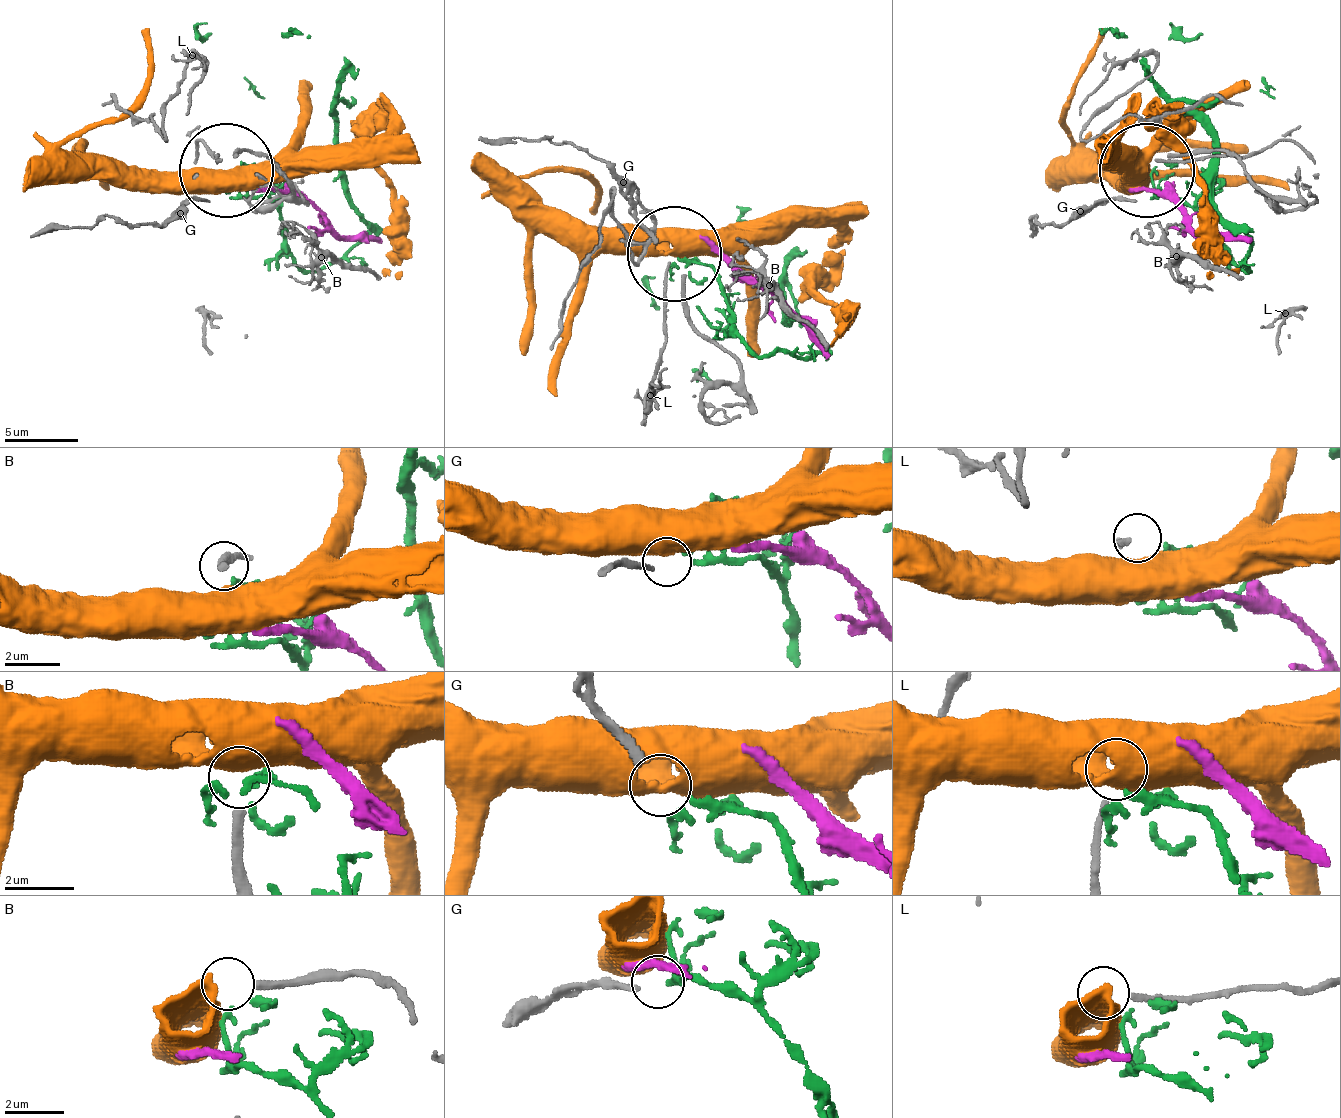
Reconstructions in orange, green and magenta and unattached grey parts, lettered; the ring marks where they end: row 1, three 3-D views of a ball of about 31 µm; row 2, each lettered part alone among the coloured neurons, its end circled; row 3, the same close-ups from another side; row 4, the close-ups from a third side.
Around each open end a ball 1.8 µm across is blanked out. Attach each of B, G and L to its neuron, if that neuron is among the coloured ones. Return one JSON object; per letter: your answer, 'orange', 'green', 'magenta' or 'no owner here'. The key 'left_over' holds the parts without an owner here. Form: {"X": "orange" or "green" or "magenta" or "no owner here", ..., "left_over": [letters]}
{"B": "no owner here", "G": "no owner here", "L": "no owner here", "left_over": ["B", "G", "L"]}

